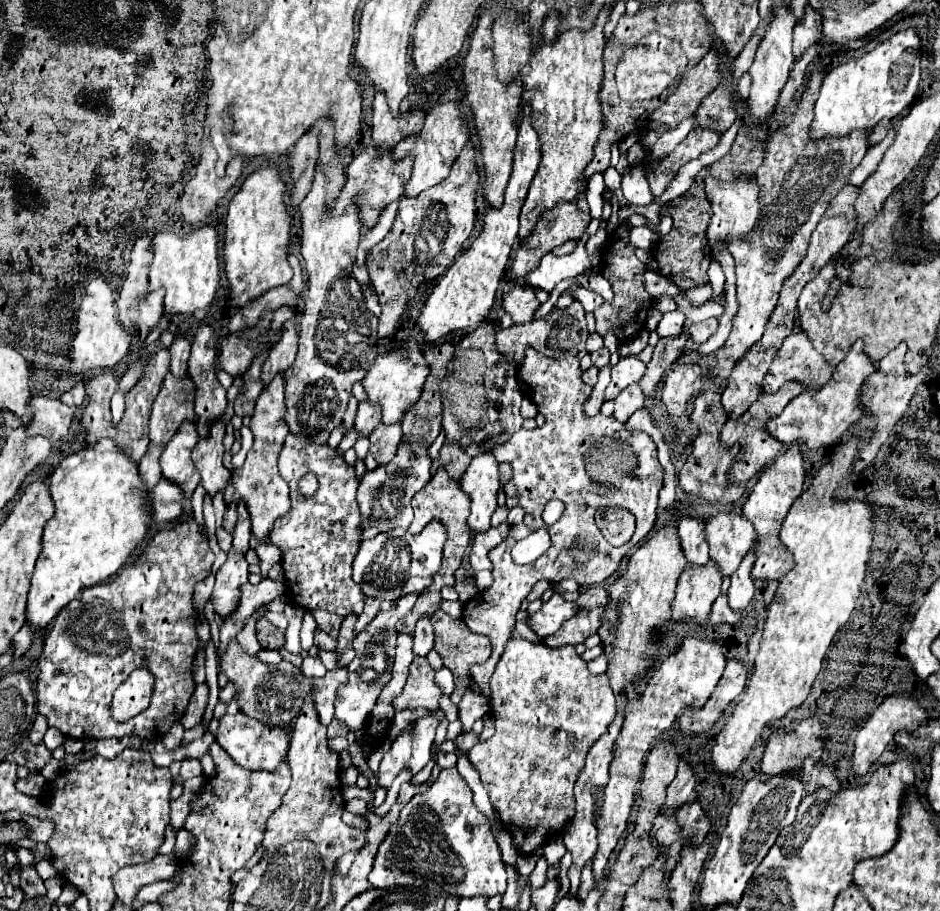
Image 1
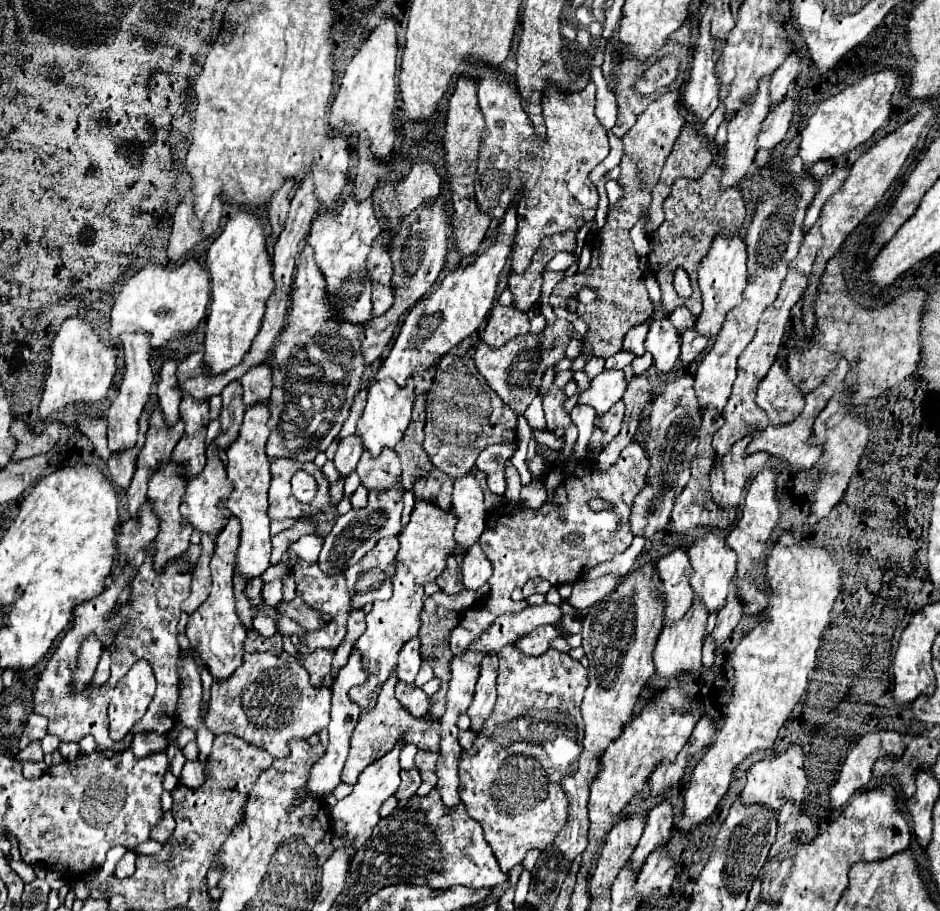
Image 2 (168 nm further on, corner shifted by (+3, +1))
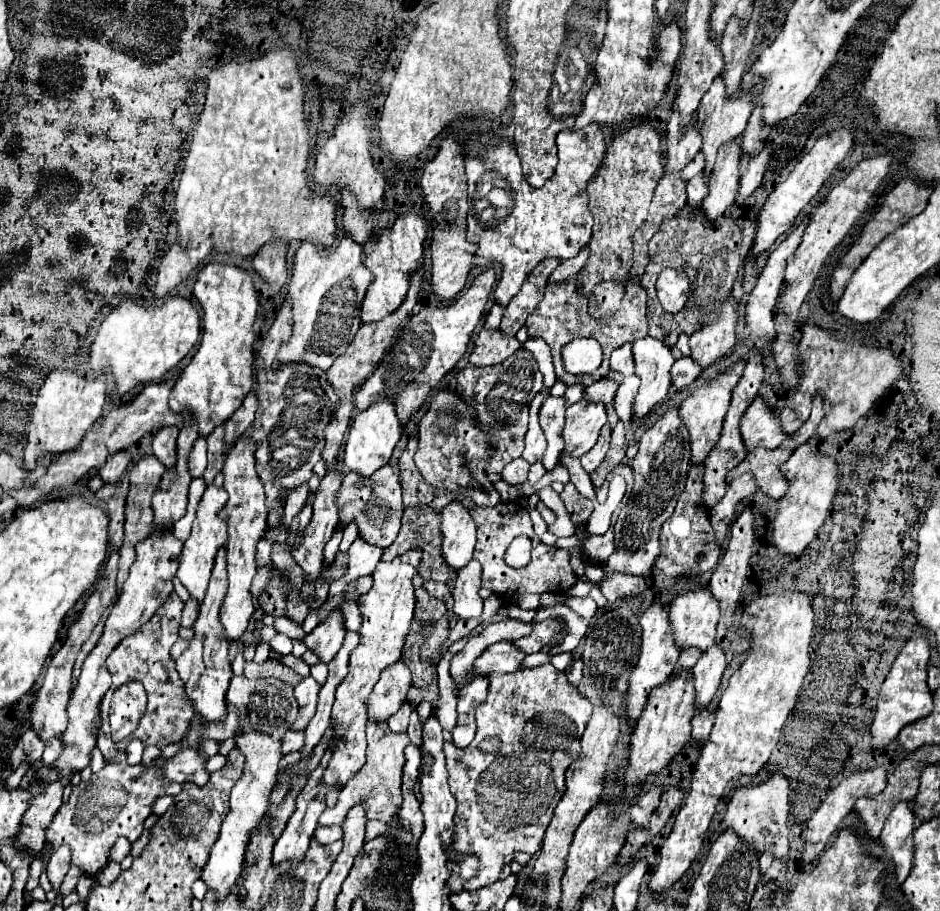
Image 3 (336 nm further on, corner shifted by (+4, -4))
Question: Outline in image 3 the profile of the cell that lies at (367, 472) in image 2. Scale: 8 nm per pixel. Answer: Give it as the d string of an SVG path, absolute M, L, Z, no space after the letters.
M385 465L373 477L361 479L357 473L347 473L343 477L341 489L337 491L337 503L339 507L339 525L347 527L349 523L357 523L359 537L365 539L371 545L377 547L389 547L401 527L401 517L403 517L403 503L401 507L395 507L401 501L401 485L399 485L399 473L391 467Z

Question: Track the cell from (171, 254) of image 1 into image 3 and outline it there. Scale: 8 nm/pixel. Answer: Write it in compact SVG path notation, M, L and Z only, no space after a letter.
M169 297L155 309L123 299L101 323L89 351L89 365L93 371L109 369L115 379L115 391L127 397L137 385L161 381L193 349L199 341L199 323L195 305L183 297Z

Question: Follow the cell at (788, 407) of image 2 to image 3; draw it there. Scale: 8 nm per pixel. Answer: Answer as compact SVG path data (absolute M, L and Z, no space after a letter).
M757 397L745 411L739 431L747 451L753 451L757 447L777 449L785 439L779 419L773 419L773 411L763 403L761 397Z

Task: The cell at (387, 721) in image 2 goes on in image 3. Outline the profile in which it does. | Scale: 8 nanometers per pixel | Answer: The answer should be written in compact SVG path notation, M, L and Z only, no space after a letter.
M369 723L367 725L367 763L363 765L361 773L357 773L353 777L353 781L349 781L341 791L339 791L339 799L335 807L327 807L321 817L319 817L319 825L321 827L331 827L331 825L341 825L341 821L345 821L345 813L349 813L349 809L357 803L357 801L365 801L365 809L369 807L369 819L377 819L377 821L385 821L387 825L395 825L397 819L397 811L401 807L401 773L403 773L403 765L405 765L405 755L403 749L409 745L409 737L407 735L399 735L399 733L391 733L387 729L385 723L375 725Z

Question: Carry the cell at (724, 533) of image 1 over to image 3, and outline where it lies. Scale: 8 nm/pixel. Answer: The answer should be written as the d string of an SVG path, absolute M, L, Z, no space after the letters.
M695 585L693 591L679 595L669 609L673 641L679 651L689 647L705 653L715 641L715 627L719 619L719 603L709 593L709 587Z

